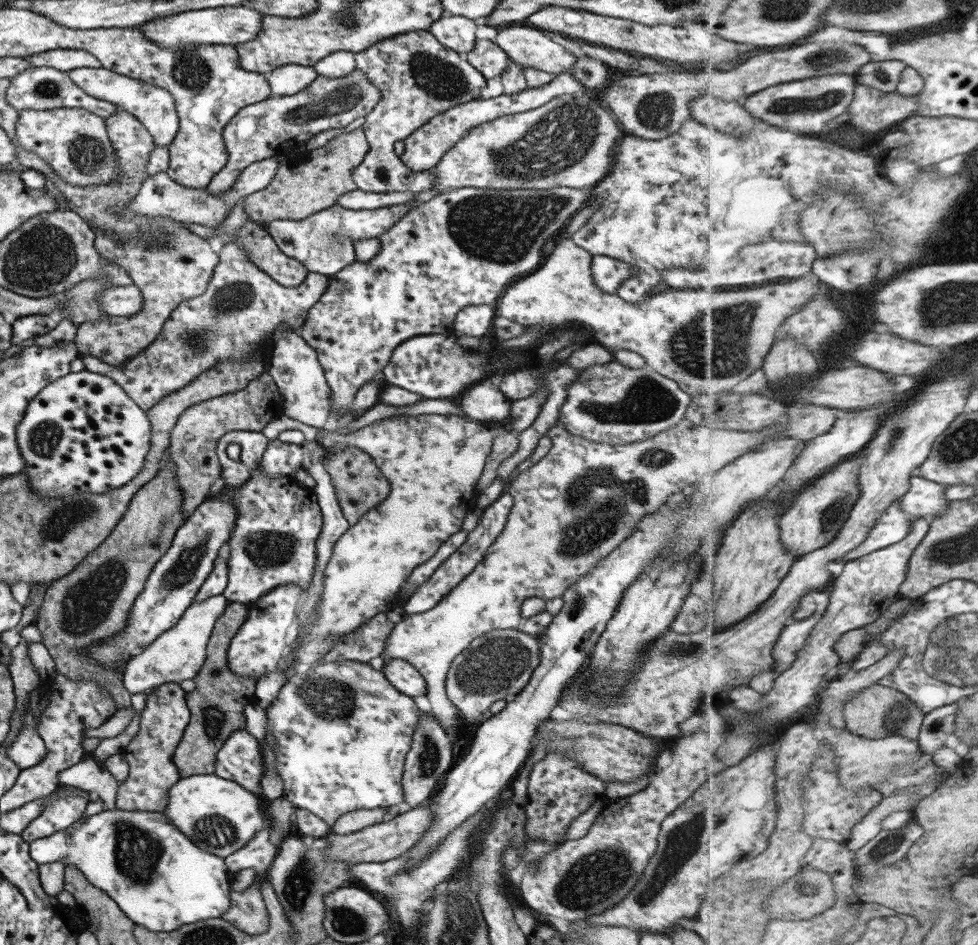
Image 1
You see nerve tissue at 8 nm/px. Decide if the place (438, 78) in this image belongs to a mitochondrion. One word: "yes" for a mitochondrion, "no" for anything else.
yes

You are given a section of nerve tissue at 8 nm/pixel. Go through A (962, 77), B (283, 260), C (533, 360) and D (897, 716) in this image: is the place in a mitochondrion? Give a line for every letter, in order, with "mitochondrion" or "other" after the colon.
A: other
B: other
C: other
D: mitochondrion

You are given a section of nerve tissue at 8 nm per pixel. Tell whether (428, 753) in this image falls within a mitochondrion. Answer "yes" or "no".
yes

